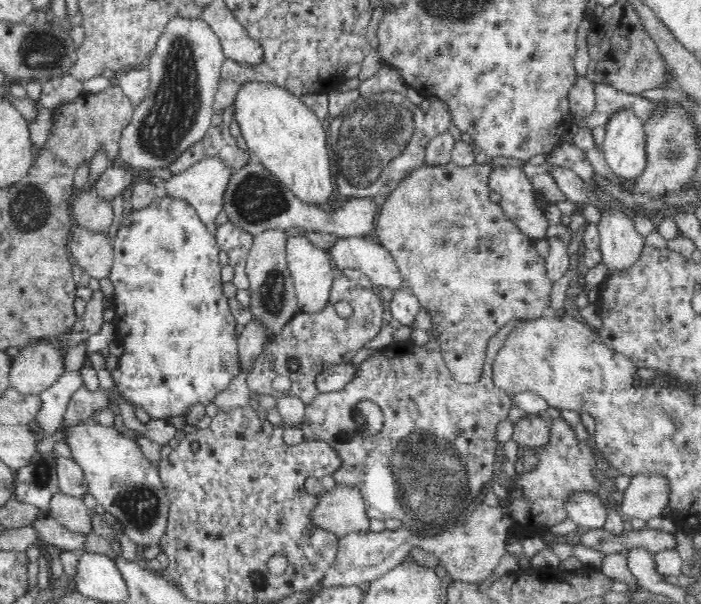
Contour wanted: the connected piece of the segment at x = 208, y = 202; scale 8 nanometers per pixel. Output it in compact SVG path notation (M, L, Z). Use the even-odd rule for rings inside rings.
M246 153L246 162L242 166L233 166L233 163L226 162L221 155L210 155L194 162L182 171L180 174L172 174L165 182L163 191L167 194L180 195L182 198L188 198L189 203L197 210L202 222L208 226L214 226L216 216L222 212L225 205L225 194L232 180L234 173L237 173L244 165L250 163L248 153Z

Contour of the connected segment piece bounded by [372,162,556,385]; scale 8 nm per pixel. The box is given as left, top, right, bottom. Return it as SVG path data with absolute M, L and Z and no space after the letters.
M450 162L450 164L443 166L443 167L428 167L428 165L424 165L421 167L418 167L415 171L412 171L408 178L405 178L399 185L397 189L394 189L386 198L386 200L382 201L381 209L379 210L376 222L375 222L375 229L373 230L372 237L380 243L394 258L394 261L396 262L396 265L399 267L400 272L402 273L403 279L405 280L404 284L406 287L410 288L410 290L414 293L414 296L420 301L421 306L426 308L426 310L430 313L431 321L436 324L436 328L434 329L434 332L436 334L436 341L439 346L440 354L442 355L443 361L446 363L446 366L449 368L451 378L453 380L459 381L460 383L464 383L467 385L471 385L474 383L477 383L481 379L481 374L485 365L485 350L486 350L486 344L488 342L488 338L494 334L494 332L498 332L500 330L501 326L504 326L506 323L509 322L528 322L528 321L537 321L539 318L542 317L550 317L556 312L554 312L550 306L552 306L552 300L550 300L550 294L552 294L552 285L554 280L549 277L547 274L546 269L546 262L544 258L540 258L540 254L538 254L537 251L534 250L534 241L528 238L526 235L520 233L518 229L514 228L514 225L510 224L510 221L506 221L506 217L502 216L502 211L500 211L500 208L498 208L498 205L495 204L495 200L493 196L490 194L487 184L486 184L486 174L490 172L490 166L488 164L474 164L471 167L464 168L464 167L456 167L454 163Z

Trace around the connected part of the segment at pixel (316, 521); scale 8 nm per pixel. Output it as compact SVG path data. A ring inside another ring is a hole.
M335 486L330 492L322 491L315 506L306 510L303 516L307 518L307 525L311 526L311 530L322 530L340 539L349 533L369 531L370 519L364 515L364 508L363 499L356 488Z

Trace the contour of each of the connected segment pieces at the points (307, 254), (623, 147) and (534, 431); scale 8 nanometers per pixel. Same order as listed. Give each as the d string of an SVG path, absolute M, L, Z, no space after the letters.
M306 235L290 236L286 240L285 246L287 269L292 277L297 303L302 311L319 311L327 302L330 284L333 280L332 262L328 254L322 248L314 246Z
M615 107L603 127L603 153L608 166L623 179L638 177L646 167L644 120L629 108Z
M529 414L512 423L511 439L520 446L540 446L550 436L546 415Z

